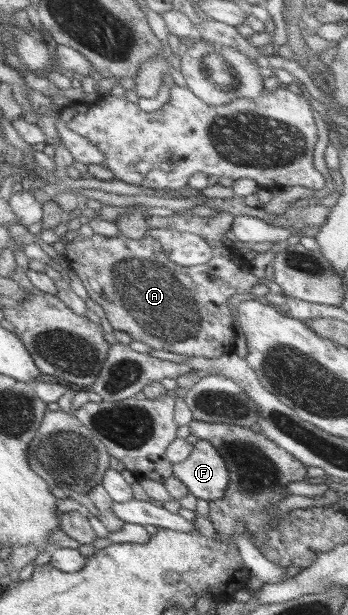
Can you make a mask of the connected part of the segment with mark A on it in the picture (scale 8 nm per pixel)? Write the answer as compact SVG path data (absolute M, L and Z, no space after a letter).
M218 211L216 216L206 218L196 214L173 214L170 216L148 216L149 225L155 229L172 231L178 229L200 236L213 249L214 255L209 261L198 266L178 266L172 255L163 251L162 245L155 239L143 238L139 241L125 238L119 233L109 238L101 235L82 237L66 242L66 251L62 257L66 267L73 269L81 279L89 297L104 309L109 323L115 331L123 331L133 340L141 341L151 349L171 351L183 357L206 357L211 359L231 352L236 336L227 301L237 293L250 293L254 285L261 282L250 271L250 262L221 241L223 234L230 230L235 217Z

